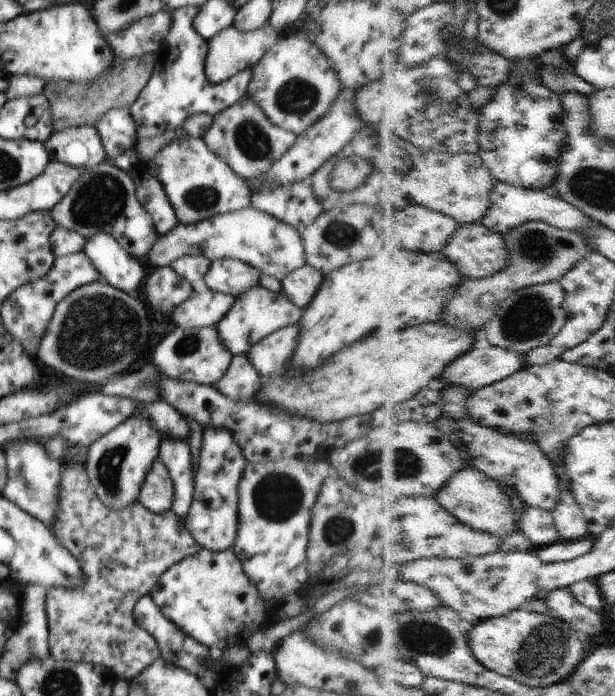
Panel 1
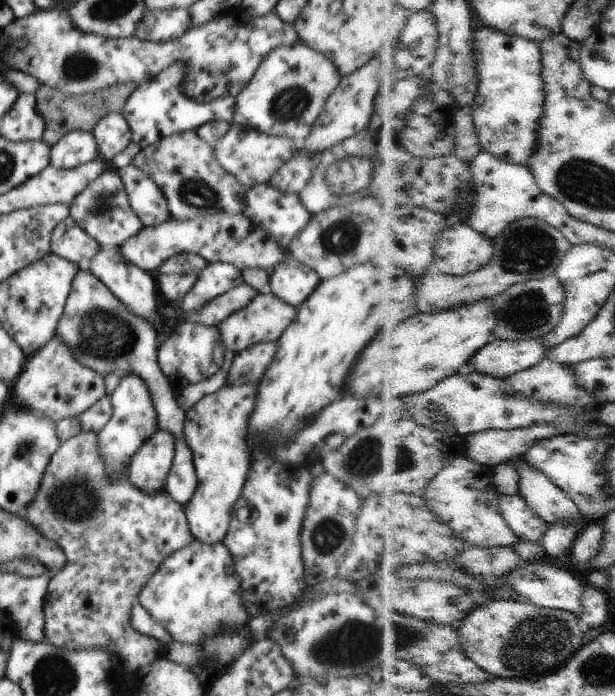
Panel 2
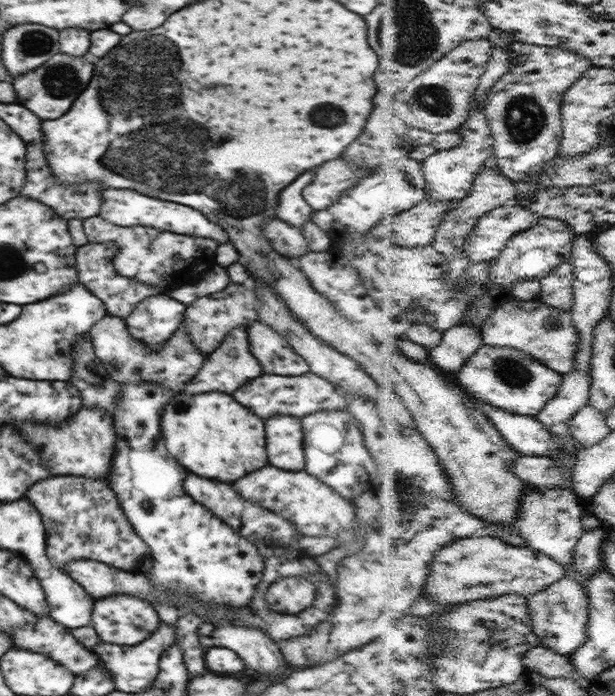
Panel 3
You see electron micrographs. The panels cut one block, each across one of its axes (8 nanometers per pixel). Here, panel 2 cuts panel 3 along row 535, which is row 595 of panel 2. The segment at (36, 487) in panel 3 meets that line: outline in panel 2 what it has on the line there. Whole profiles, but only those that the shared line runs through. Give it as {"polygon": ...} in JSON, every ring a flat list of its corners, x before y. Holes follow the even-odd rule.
{"polygon":[[81,431,77,436,62,442,54,452,35,498,20,516,44,539,53,541,65,555,65,566,50,578,47,589,44,606,45,638,53,646,66,649,102,647,113,651,125,663,126,674,134,674,145,665,154,665,166,652,166,648,158,640,152,640,150,636,132,629,131,610,138,602,141,588,163,560,191,542,193,536,184,508,165,490,144,493,129,482,127,474,126,477,107,479,97,434]]}

